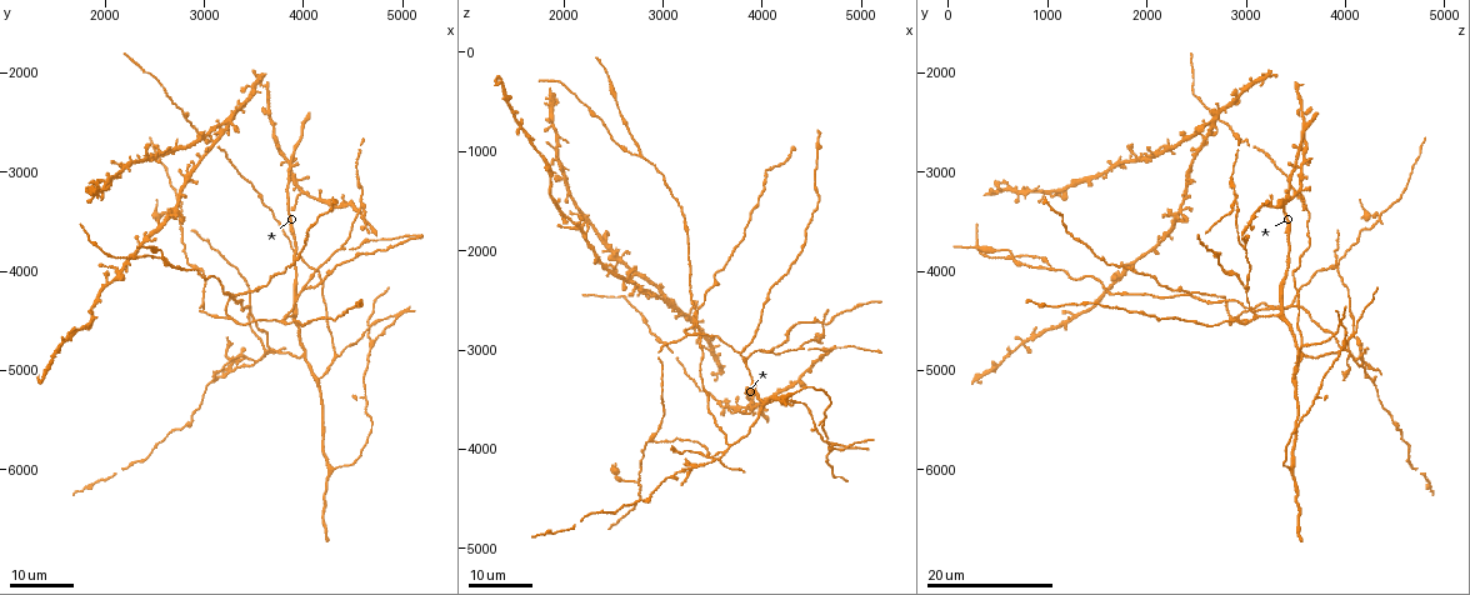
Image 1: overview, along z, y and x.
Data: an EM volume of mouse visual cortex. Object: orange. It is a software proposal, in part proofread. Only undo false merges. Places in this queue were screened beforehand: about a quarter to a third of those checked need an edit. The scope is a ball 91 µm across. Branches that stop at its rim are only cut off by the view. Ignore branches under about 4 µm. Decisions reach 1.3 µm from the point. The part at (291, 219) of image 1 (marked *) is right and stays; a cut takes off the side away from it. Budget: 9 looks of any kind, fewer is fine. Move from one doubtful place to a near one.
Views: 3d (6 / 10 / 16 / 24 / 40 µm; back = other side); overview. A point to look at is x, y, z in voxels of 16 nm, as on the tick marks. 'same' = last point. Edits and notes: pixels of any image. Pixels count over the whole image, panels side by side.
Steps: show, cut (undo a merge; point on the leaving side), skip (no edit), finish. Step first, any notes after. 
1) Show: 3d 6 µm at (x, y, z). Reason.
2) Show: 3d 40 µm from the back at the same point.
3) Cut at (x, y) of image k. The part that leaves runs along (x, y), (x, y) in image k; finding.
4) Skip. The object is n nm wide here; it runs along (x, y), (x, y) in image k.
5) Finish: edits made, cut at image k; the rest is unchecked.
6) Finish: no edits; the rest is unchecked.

Show: 3d 24 µm at (4340, 4880, 3520). Side arm on a straight run.

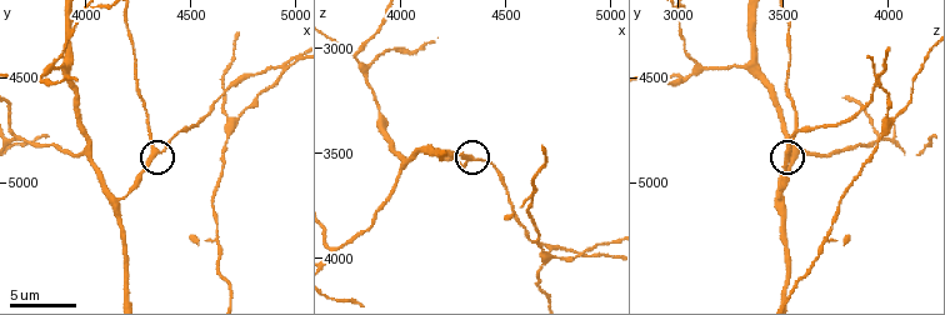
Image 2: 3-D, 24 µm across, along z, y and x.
Show: 3d 6 µm at (4340, 4860, 3530). Zoom in.

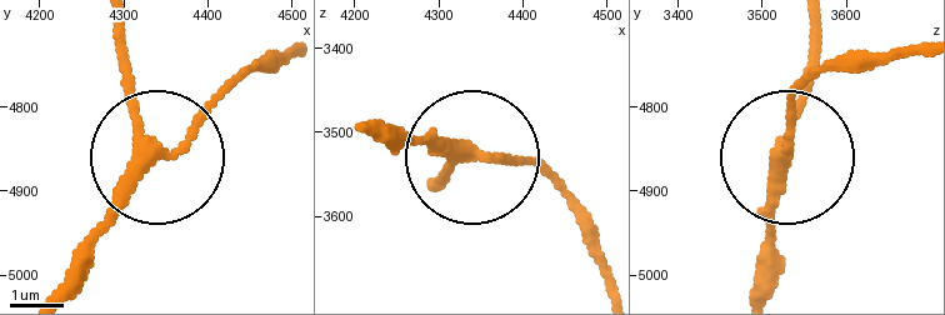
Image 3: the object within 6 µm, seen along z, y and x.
Skip. 3 arms meet here; it runs along (760, 288), (788, 114), (809, 78) in image 3; one cell here.

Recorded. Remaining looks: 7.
Show: 3d 24 µm at (4600, 3280, 2880). A fork.

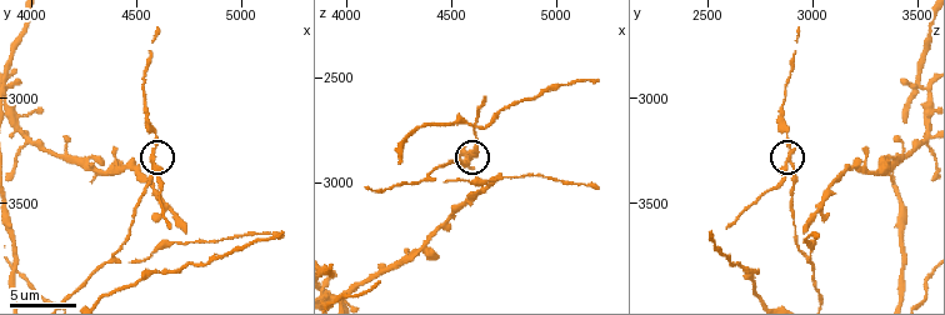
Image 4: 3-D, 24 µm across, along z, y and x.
Show: 3d 10 µm at (4590, 3300, 2880).

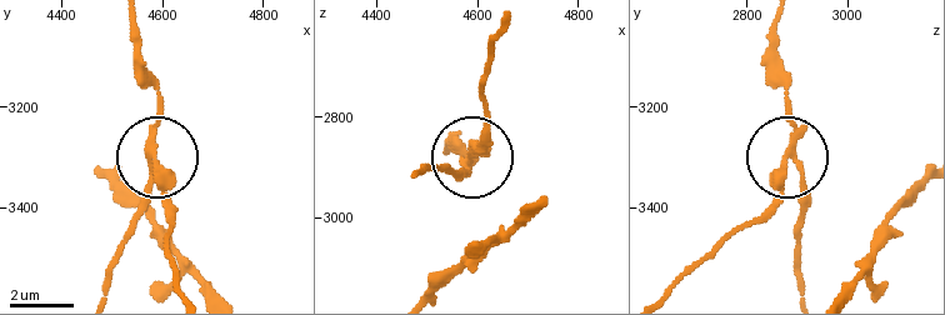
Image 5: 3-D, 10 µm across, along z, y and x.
Cut at (163, 181) of image 5. 3 arms meet here; the part that leaves runs along (151, 145), (176, 288) in image 5; a second cell is stuck on.

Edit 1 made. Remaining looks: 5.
Show: 3d 10 µm at (3900, 4450, 3320). Four or more arms meet.

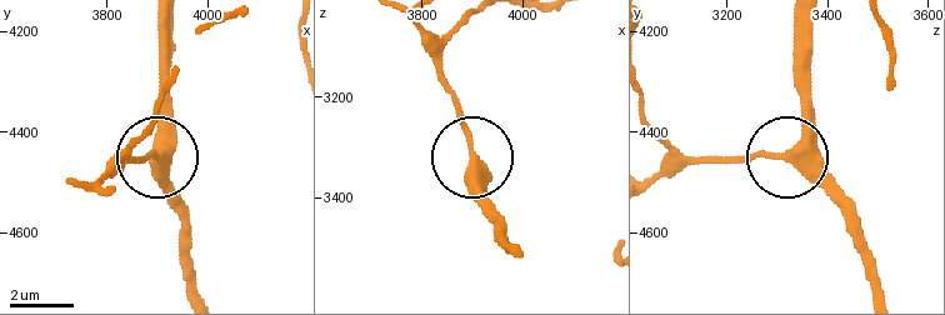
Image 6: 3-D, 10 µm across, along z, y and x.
Show: 3d 6 µm at (3900, 4455, 3330).

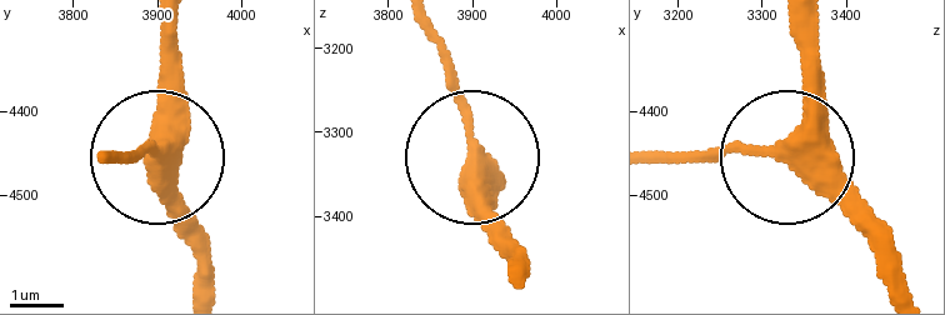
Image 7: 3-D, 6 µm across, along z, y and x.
Skip. The object is 330 nm wide here; it runs along (178, 24), (173, 131), (150, 158), (114, 158) in image 7; all the same cell.

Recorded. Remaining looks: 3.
Show: 3d 6 µm at (3770, 4500, 3030). Three arms meet.

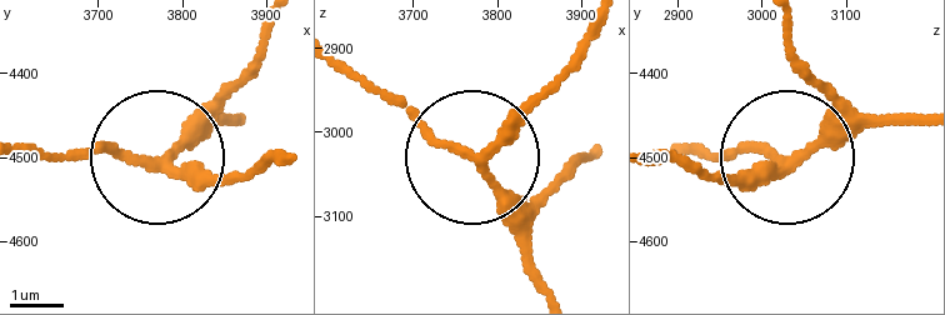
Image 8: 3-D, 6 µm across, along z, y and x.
Skip. 3 arms meet here; it runs along (238, 120), (193, 125), (161, 160), (179, 174), (255, 174) in image 8; all the same cell.

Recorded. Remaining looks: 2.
Show: 3d 16 µm at (3500, 4940, 4100). Four-way junction.

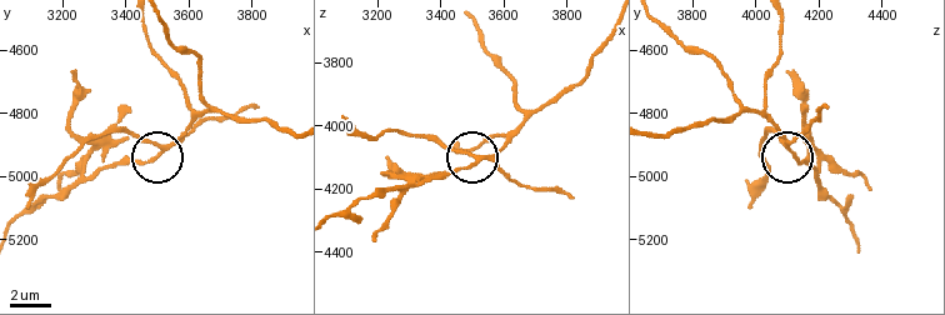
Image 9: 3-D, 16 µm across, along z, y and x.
Show: 3d 10 µm at (3510, 4920, 4110).

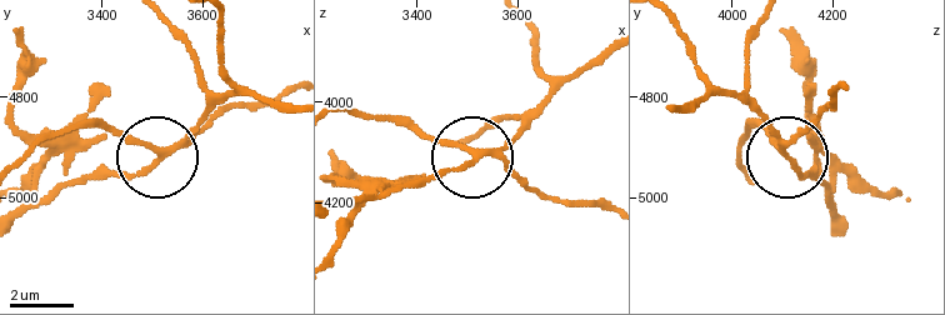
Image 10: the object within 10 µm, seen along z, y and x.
Cut at (126, 139) of image 10. The object is 170 nm wide here; the part that leaves runs along (169, 149), (91, 125), (43, 135), (26, 149) in image 10; a second cell is stuck on.

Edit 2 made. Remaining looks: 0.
Finish: edits made, cut at image 5, cut at image 10; the rest is unchecked.

